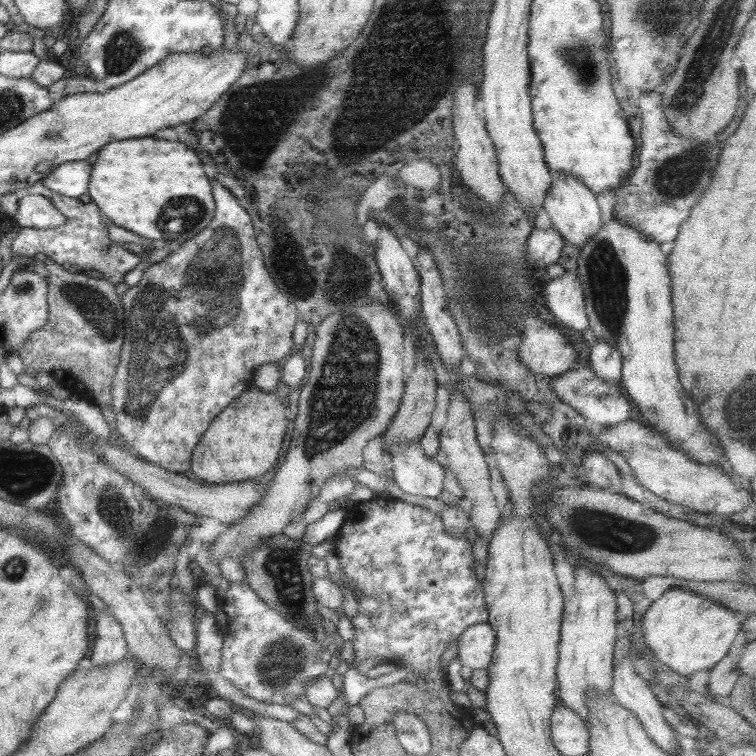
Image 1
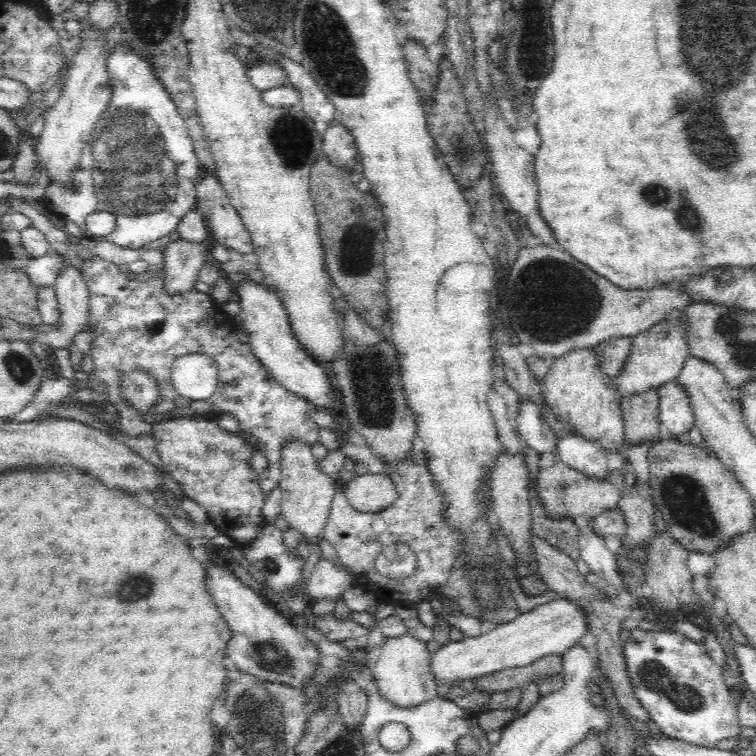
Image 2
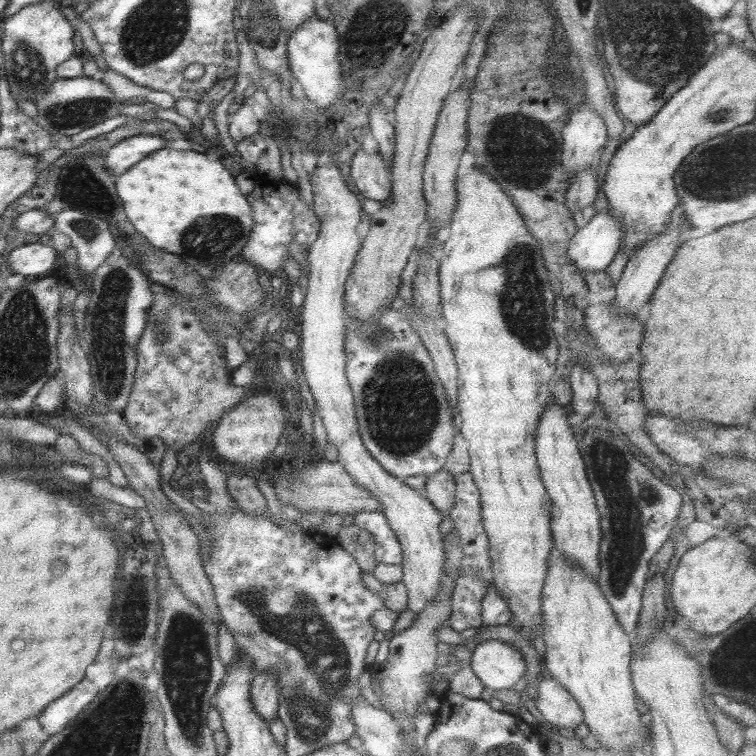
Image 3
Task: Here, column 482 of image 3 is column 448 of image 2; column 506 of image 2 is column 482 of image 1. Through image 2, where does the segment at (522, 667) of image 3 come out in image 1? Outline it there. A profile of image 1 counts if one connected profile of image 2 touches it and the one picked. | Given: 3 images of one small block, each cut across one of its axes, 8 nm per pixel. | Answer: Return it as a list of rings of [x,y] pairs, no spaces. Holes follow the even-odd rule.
[[[487,622],[477,623],[463,629],[457,637],[457,660],[471,670],[486,669],[491,663],[495,633]]]

